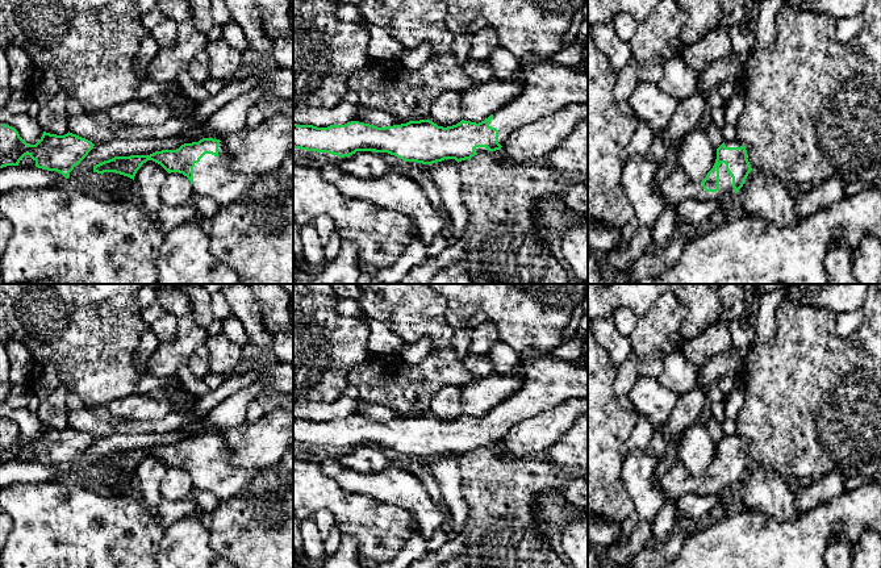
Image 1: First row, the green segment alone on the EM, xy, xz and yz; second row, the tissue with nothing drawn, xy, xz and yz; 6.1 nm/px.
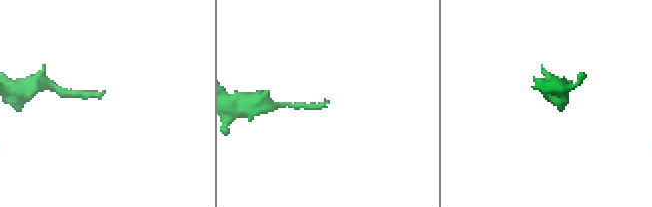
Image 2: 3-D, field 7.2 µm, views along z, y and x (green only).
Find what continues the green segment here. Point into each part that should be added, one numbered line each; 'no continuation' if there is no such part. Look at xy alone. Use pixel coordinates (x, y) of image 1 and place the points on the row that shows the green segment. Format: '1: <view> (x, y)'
1: xy (213, 176)

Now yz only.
1: yz (677, 187)

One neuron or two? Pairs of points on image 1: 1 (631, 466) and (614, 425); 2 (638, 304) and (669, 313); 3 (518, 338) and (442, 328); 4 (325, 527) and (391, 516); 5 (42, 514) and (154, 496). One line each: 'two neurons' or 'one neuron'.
1: two neurons
2: two neurons
3: two neurons
4: two neurons
5: two neurons

